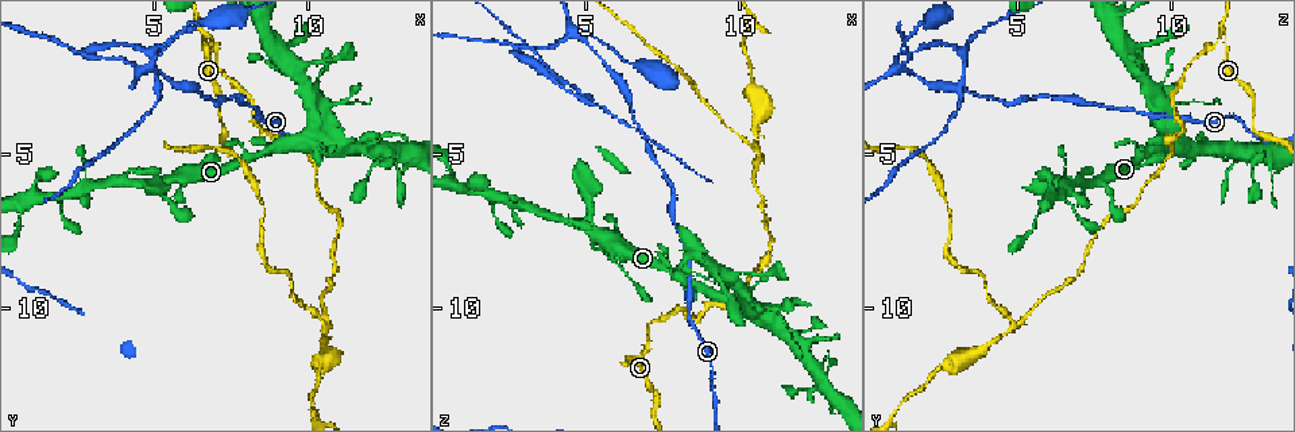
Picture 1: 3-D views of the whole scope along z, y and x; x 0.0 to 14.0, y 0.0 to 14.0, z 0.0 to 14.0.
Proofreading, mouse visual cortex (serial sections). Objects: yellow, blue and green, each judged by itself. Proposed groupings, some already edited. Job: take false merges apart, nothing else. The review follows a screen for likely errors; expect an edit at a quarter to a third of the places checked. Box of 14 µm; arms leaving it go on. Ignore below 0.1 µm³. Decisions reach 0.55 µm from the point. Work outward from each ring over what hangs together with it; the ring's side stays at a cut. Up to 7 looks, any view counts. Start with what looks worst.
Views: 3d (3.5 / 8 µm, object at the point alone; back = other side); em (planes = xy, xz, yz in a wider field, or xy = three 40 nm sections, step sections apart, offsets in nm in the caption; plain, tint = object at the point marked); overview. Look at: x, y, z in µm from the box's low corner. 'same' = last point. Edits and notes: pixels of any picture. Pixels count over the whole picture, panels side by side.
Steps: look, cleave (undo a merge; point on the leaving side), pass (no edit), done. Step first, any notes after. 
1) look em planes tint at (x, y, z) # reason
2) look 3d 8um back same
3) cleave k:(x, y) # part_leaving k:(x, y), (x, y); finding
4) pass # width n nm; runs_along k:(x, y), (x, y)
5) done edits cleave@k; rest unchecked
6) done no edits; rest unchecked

look 3d 3.5um at (6.6, 1.2, 11.8) # three-way junction

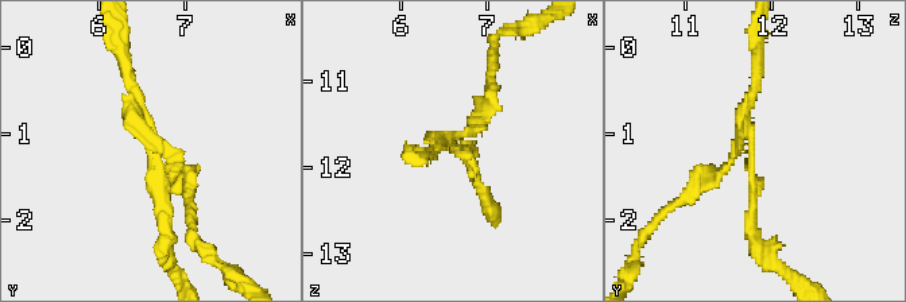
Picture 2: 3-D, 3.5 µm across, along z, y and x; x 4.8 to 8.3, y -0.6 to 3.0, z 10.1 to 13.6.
look em xy step 3 tint at (6.60, 1.20, 11.70) # arms 3; arm_widths 150, 150, 150 nm

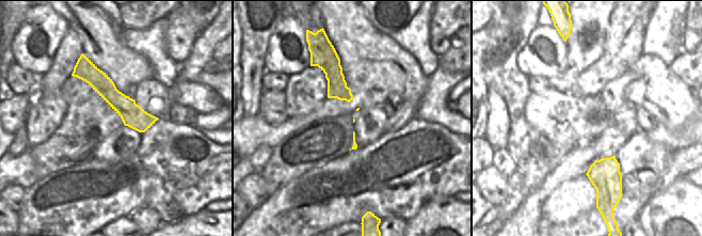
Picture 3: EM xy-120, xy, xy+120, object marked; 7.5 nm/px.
look em xy step 2 tint same

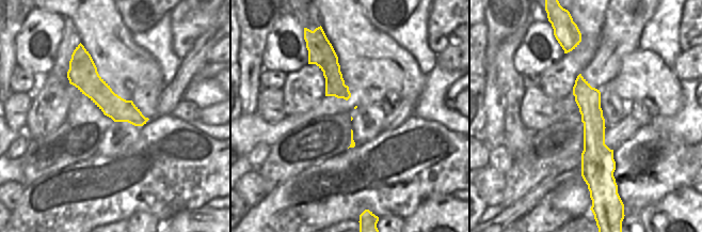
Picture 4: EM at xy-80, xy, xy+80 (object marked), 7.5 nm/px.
cleave 2:(483, 111) # border 4:(592, 88), (578, 91), (574, 95); a second cell is stuck on

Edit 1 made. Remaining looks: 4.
look overview

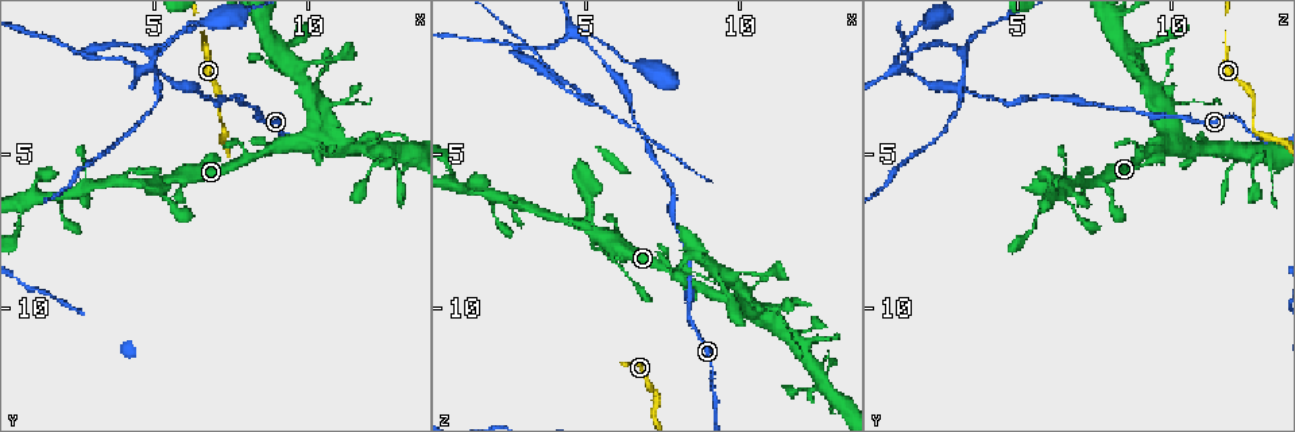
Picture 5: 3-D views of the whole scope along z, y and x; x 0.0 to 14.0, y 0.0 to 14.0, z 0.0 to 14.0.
look 3d 3.5um at (5.0, 2.3, 1.3) # narrows sharply

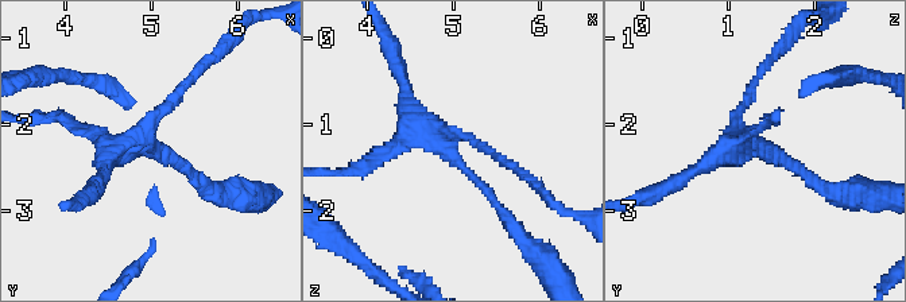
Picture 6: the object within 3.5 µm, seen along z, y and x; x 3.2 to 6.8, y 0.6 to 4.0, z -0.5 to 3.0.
look em xy step 2 tint at (4.90, 2.25, 1.30)

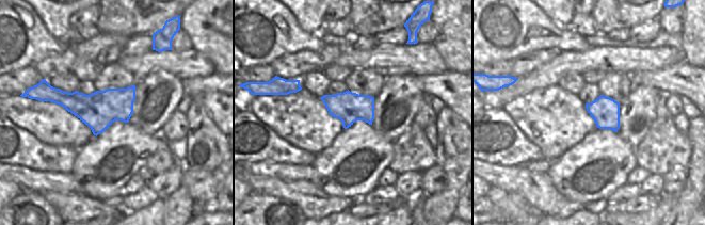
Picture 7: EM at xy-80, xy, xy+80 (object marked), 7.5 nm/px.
look em xy step 5 tint same # cut it another way

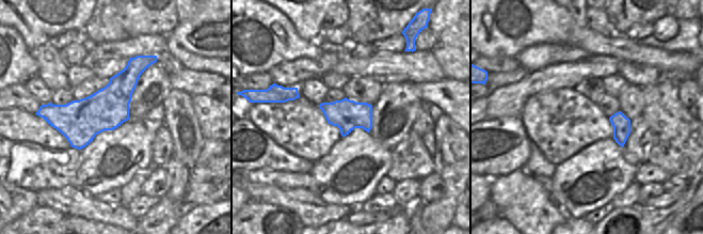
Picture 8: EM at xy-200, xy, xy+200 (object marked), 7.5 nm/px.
pass # runs_along 6:(813, 178), (738, 132), (755, 78); continuous, no second cell

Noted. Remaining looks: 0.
done edits cleave@2; rest unchecked

